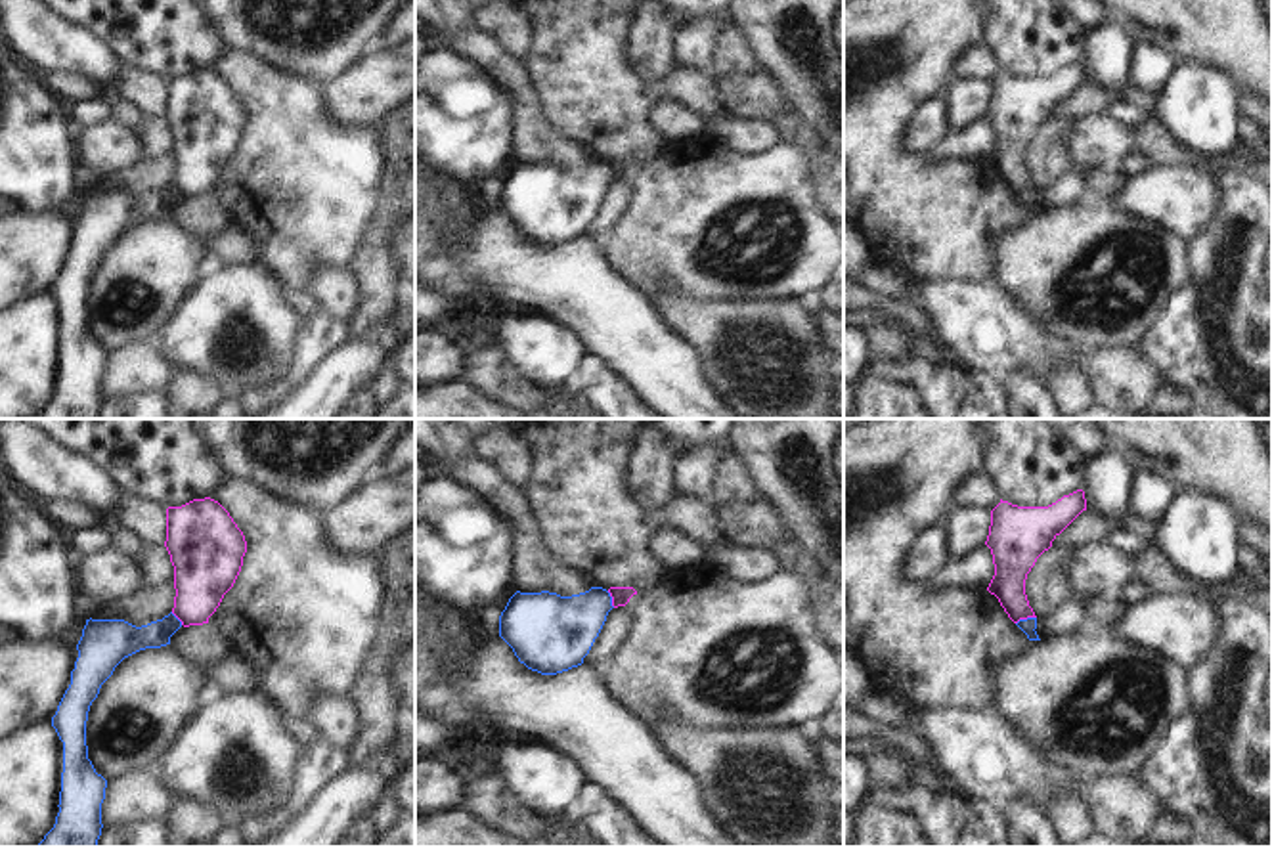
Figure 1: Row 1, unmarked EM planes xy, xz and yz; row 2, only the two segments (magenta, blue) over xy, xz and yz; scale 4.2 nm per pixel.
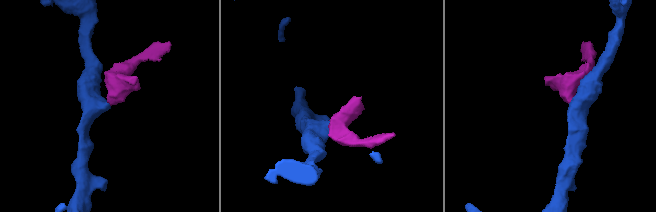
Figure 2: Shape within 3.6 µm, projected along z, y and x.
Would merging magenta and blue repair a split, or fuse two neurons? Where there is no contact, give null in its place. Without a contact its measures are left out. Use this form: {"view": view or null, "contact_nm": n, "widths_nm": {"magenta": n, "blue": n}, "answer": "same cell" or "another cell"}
{"view": "yz", "contact_nm": 90, "widths_nm": {"magenta": 160, "blue": 70}, "answer": "another cell"}

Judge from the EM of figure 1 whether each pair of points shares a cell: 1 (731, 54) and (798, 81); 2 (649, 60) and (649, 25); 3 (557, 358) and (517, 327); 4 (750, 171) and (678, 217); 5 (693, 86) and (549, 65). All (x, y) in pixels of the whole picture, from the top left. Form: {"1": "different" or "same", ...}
{"1": "different", "2": "same", "3": "same", "4": "same", "5": "same"}

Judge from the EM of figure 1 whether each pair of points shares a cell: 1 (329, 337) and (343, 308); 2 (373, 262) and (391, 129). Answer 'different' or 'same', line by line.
1: different
2: same

